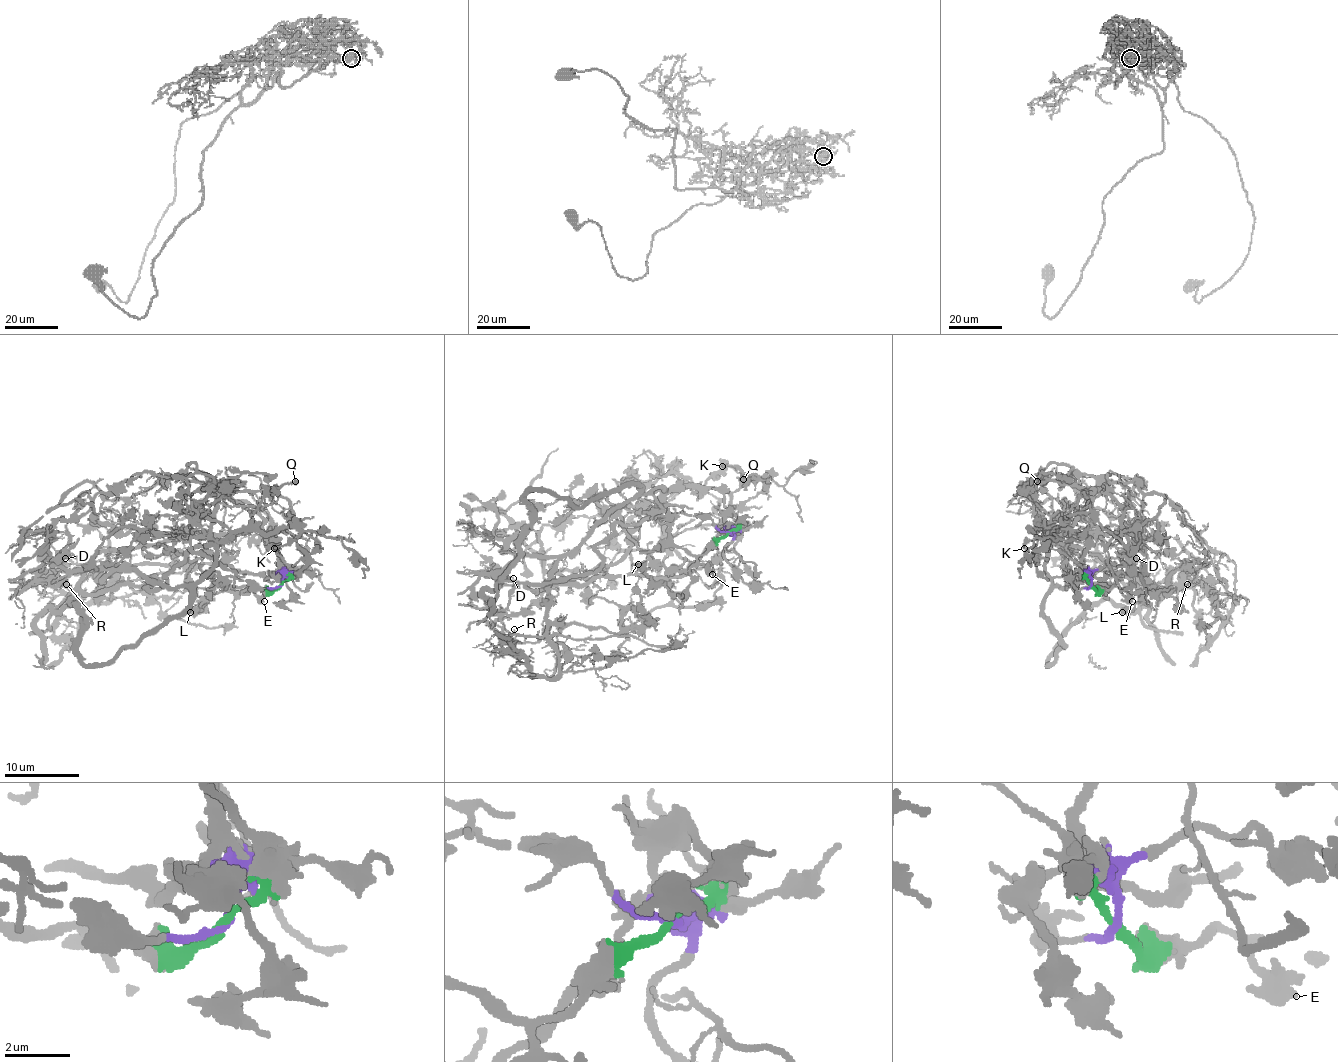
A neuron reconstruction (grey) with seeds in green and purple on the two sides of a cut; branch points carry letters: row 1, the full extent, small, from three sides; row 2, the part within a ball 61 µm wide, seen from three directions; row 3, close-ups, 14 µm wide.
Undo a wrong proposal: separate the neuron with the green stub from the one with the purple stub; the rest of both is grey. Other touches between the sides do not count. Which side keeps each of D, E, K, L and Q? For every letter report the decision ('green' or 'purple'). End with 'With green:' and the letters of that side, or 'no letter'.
D: purple
E: green
K: purple
L: green
Q: purple
With green: E, L

